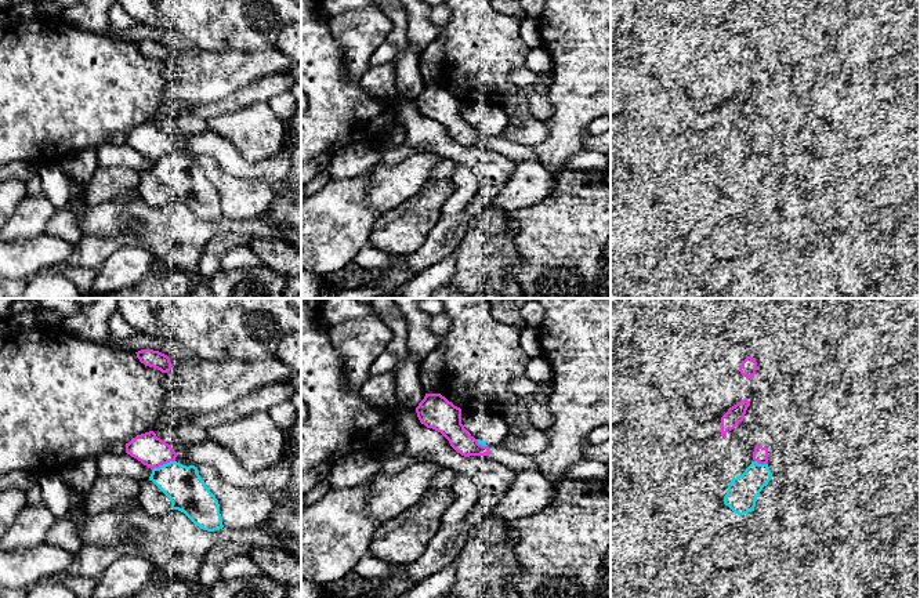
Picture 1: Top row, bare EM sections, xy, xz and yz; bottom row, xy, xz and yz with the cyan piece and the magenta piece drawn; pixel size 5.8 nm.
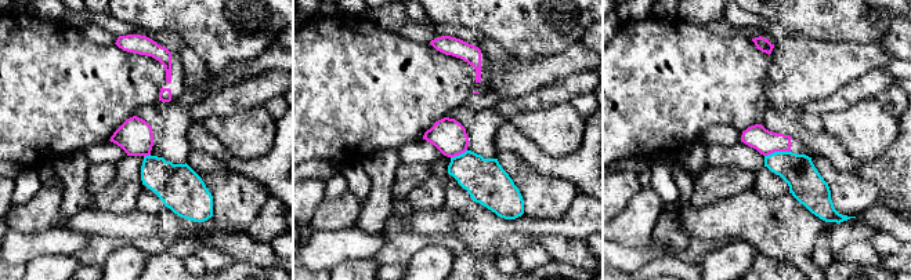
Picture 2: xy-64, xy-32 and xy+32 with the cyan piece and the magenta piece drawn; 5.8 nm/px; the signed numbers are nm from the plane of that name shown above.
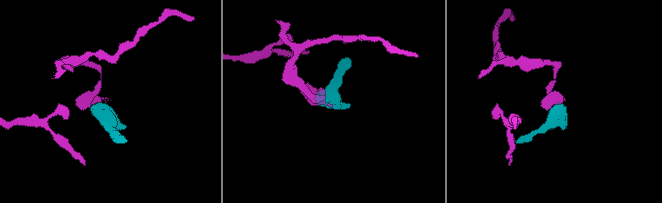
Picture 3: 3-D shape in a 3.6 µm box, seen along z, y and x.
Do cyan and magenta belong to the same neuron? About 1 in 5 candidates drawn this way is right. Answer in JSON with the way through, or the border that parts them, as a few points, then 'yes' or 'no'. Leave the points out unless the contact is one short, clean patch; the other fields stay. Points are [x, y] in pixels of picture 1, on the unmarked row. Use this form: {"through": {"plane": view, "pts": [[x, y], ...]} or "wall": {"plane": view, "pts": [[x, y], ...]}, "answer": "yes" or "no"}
{"answer": "no"}

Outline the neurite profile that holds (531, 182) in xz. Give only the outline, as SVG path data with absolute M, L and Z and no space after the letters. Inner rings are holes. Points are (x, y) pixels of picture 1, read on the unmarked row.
M519 160L493 204L506 211L530 207L550 195L551 185L553 175L540 162Z

